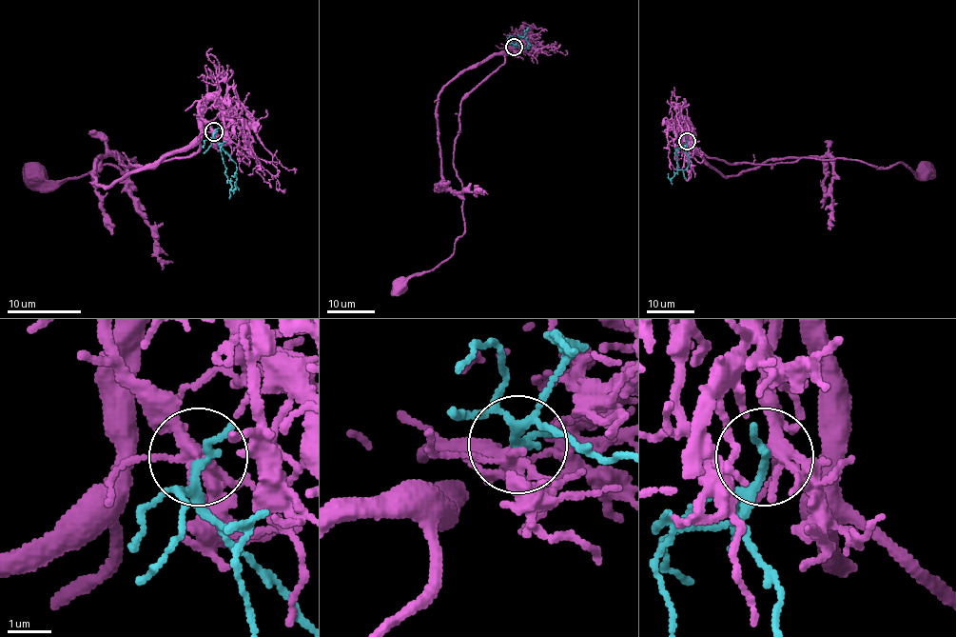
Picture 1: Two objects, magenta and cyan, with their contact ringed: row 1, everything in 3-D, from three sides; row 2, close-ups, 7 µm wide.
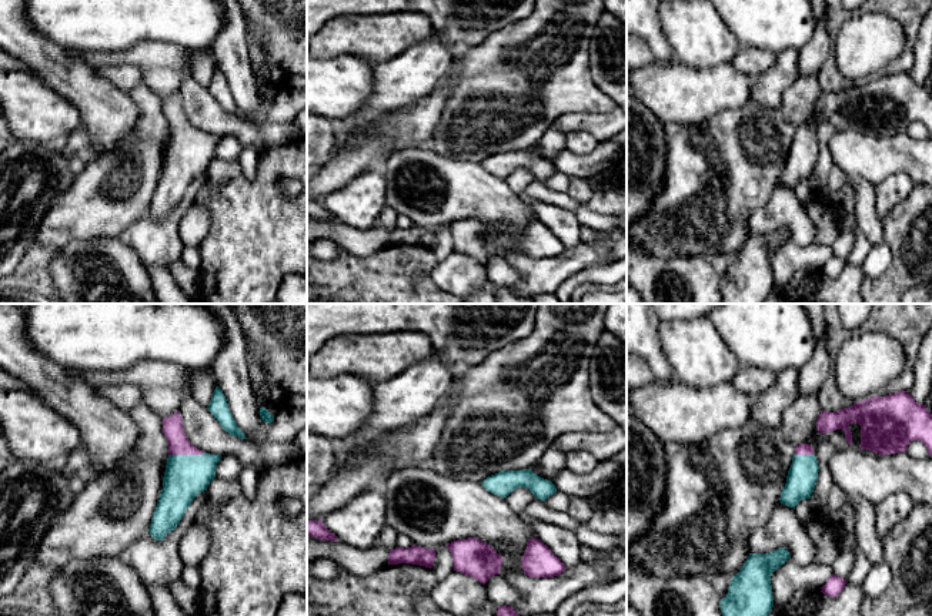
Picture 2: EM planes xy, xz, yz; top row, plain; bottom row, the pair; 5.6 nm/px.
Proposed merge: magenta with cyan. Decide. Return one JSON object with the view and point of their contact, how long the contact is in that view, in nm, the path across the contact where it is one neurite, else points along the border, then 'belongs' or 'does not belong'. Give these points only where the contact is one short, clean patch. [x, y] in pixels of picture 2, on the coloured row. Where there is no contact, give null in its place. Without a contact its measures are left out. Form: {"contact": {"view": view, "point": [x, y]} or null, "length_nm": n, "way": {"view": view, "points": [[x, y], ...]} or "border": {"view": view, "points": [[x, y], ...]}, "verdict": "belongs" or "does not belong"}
{"contact": {"view": "xy", "point": [187, 454]}, "length_nm": 220, "verdict": "belongs"}

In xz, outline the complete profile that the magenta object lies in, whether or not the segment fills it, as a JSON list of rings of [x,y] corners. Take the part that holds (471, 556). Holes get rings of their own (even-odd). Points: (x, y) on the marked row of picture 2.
[[[477,538],[458,539],[447,545],[454,570],[477,579],[485,585],[494,575],[500,575],[504,558],[497,550]]]

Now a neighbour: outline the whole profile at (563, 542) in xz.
[[[525,516],[535,532],[537,539],[547,545],[551,552],[561,559],[565,568],[579,565],[581,543],[575,532],[561,528],[552,522],[542,522],[535,518]]]

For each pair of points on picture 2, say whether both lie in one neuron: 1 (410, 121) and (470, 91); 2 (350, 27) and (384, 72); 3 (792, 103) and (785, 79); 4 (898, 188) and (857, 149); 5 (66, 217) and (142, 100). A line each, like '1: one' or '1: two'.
1: two
2: two
3: two
4: two
5: one

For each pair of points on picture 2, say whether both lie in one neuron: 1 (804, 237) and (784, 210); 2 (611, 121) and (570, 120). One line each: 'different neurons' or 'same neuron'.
1: same neuron
2: same neuron

